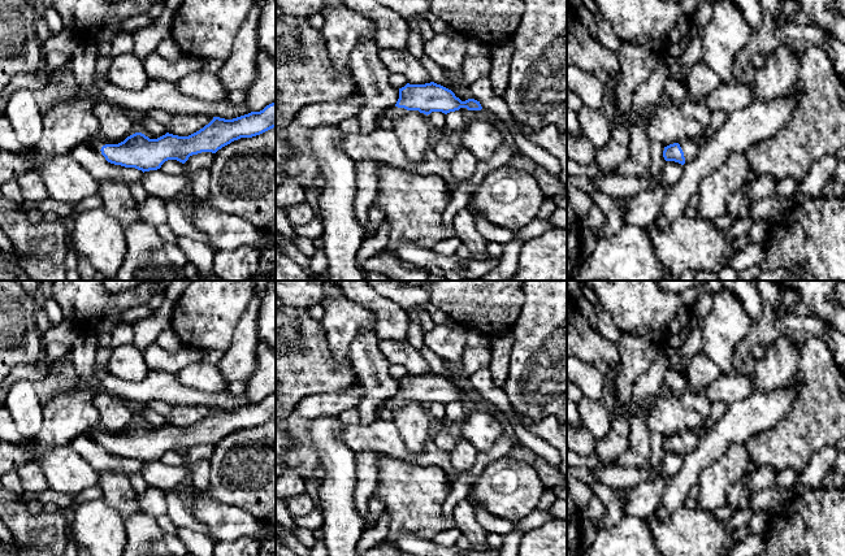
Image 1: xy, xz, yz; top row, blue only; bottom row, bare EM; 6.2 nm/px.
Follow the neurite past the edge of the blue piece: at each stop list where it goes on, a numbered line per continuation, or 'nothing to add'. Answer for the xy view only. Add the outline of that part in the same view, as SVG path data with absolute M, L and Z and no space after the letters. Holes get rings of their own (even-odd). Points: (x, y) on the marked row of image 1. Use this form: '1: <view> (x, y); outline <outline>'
1: xy (96, 140); outline M100 133L88 136L84 142L88 145L94 147L100 153L101 153L100 149L101 149L103 145L105 145L105 144L118 144L118 143L114 143L114 142L108 140Z

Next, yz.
1: yz (689, 147); outline M693 139L680 140L679 144L684 152L685 161L690 161L696 156L699 145L698 142Z

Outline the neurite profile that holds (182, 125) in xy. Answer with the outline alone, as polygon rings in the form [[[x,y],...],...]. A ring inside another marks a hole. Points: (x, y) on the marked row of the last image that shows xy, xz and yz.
[[[172,114],[170,126],[166,130],[173,135],[188,136],[203,129],[212,120],[213,117],[202,114]]]

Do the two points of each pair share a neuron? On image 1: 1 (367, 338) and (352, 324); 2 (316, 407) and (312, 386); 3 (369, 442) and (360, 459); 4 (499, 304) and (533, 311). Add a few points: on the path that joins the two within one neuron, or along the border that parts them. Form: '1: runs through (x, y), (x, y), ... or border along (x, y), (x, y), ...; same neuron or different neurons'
1: border along (372, 329), (364, 329), (352, 341), (349, 359); different neurons
2: border along (343, 391), (307, 395), (297, 404), (293, 412); different neurons
3: border along (377, 452), (359, 451), (356, 454); different neurons
4: border along (524, 294), (521, 311), (510, 330); different neurons

